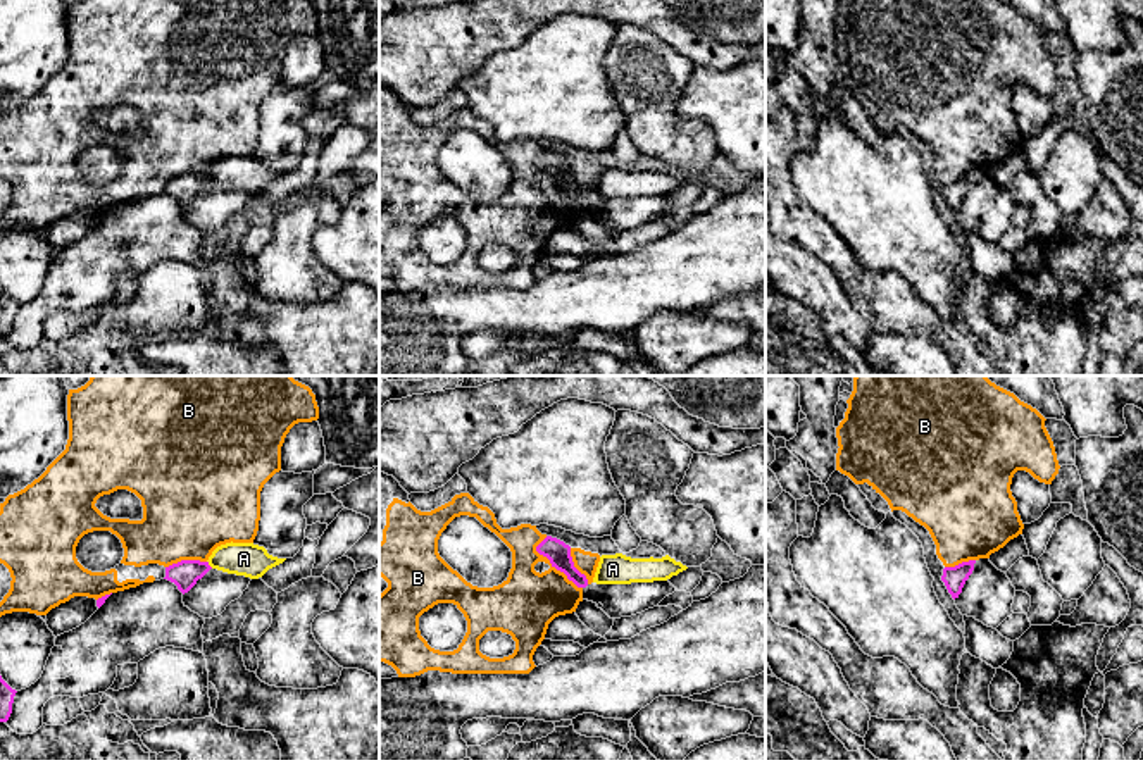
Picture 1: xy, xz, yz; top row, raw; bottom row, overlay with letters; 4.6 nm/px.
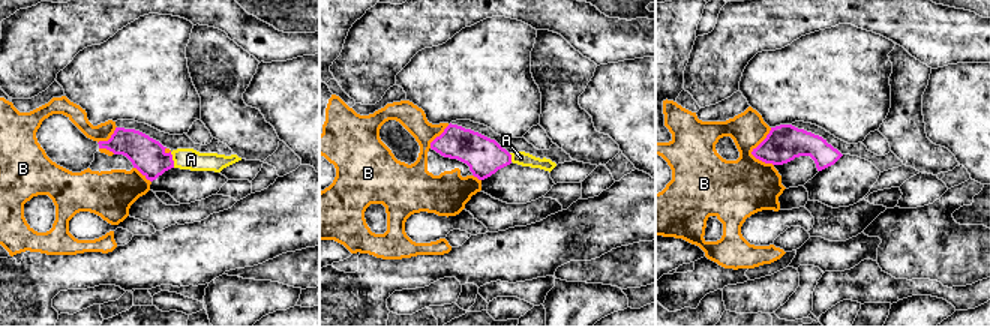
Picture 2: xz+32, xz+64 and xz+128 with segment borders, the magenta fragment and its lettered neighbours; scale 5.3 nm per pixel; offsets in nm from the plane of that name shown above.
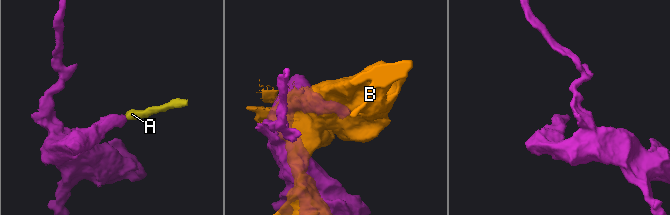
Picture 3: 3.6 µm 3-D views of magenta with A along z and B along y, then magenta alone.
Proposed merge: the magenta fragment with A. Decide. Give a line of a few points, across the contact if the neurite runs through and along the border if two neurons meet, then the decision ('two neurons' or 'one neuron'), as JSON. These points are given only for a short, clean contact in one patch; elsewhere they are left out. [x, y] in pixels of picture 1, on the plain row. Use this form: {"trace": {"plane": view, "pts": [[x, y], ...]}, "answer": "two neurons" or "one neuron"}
{"trace": {"plane": "xy", "pts": [[207, 174], [212, 181]]}, "answer": "two neurons"}

